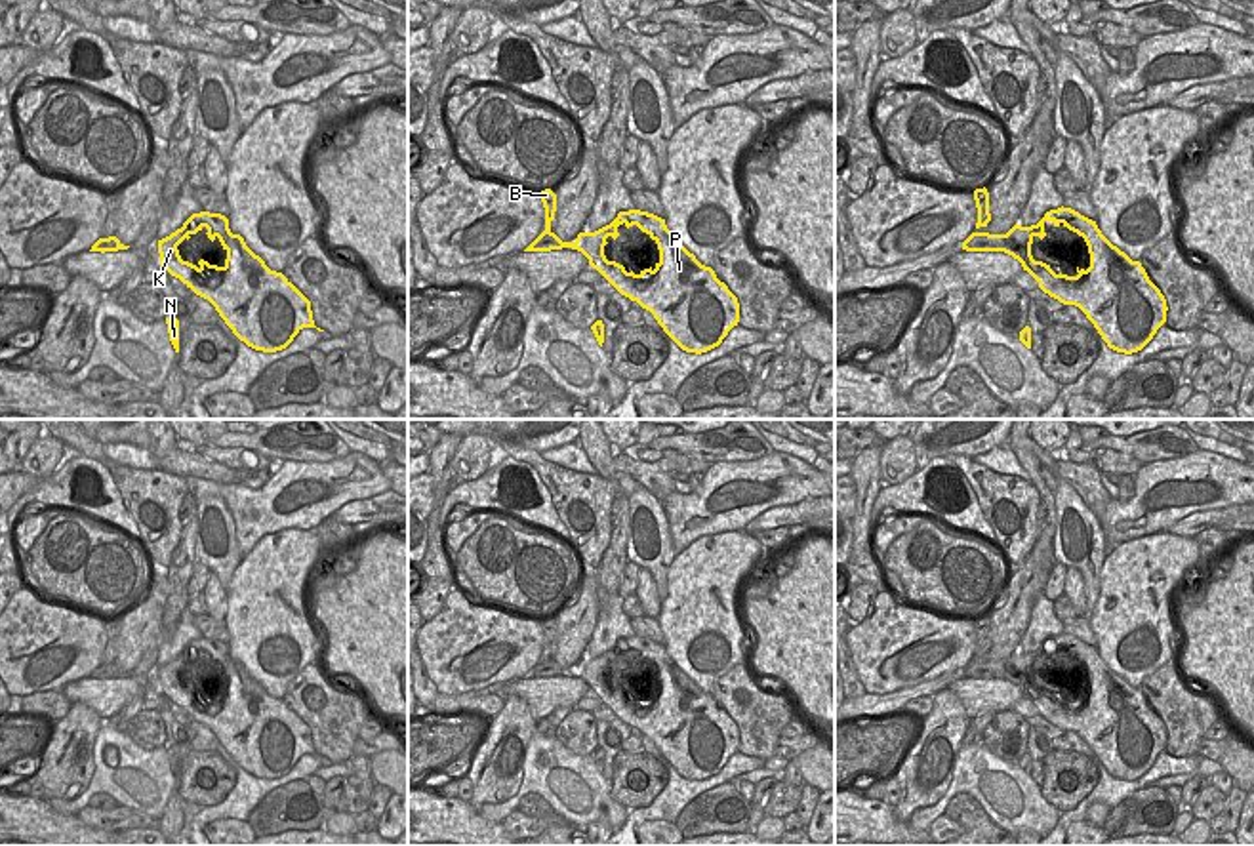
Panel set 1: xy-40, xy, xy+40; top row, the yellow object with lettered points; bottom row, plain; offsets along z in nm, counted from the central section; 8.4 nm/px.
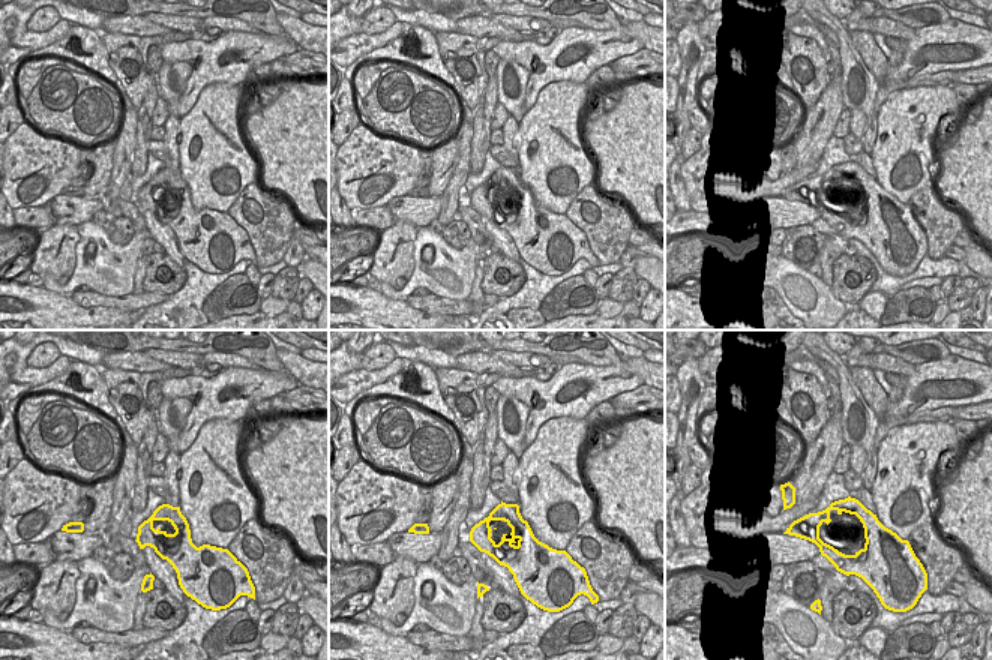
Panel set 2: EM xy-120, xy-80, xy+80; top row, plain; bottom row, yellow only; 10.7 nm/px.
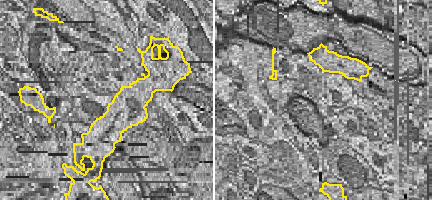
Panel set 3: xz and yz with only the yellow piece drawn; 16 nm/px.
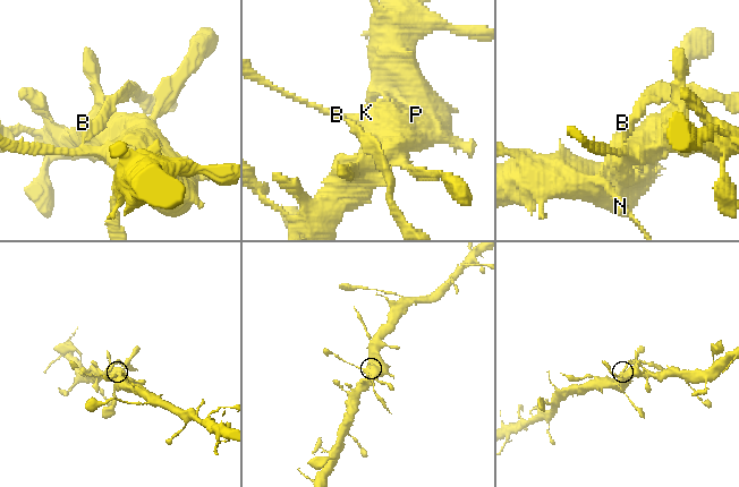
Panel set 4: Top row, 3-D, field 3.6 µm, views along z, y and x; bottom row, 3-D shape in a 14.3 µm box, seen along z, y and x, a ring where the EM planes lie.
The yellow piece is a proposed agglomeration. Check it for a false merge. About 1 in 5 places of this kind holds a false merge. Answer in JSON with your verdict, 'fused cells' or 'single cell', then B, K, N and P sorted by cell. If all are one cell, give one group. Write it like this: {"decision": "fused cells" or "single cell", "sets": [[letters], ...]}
{"decision": "single cell", "sets": [["B", "K", "N", "P"]]}

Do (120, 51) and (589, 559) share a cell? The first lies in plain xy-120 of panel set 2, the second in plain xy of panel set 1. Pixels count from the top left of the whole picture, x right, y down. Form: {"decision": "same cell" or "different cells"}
{"decision": "same cell"}

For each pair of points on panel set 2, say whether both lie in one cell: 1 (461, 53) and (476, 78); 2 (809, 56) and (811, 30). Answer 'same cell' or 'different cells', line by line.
1: same cell
2: different cells

